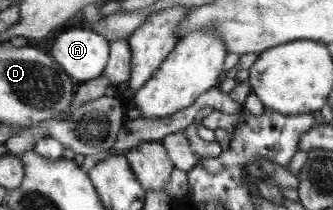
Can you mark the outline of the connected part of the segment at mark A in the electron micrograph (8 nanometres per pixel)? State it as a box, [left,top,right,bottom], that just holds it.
[48,29,108,84]

